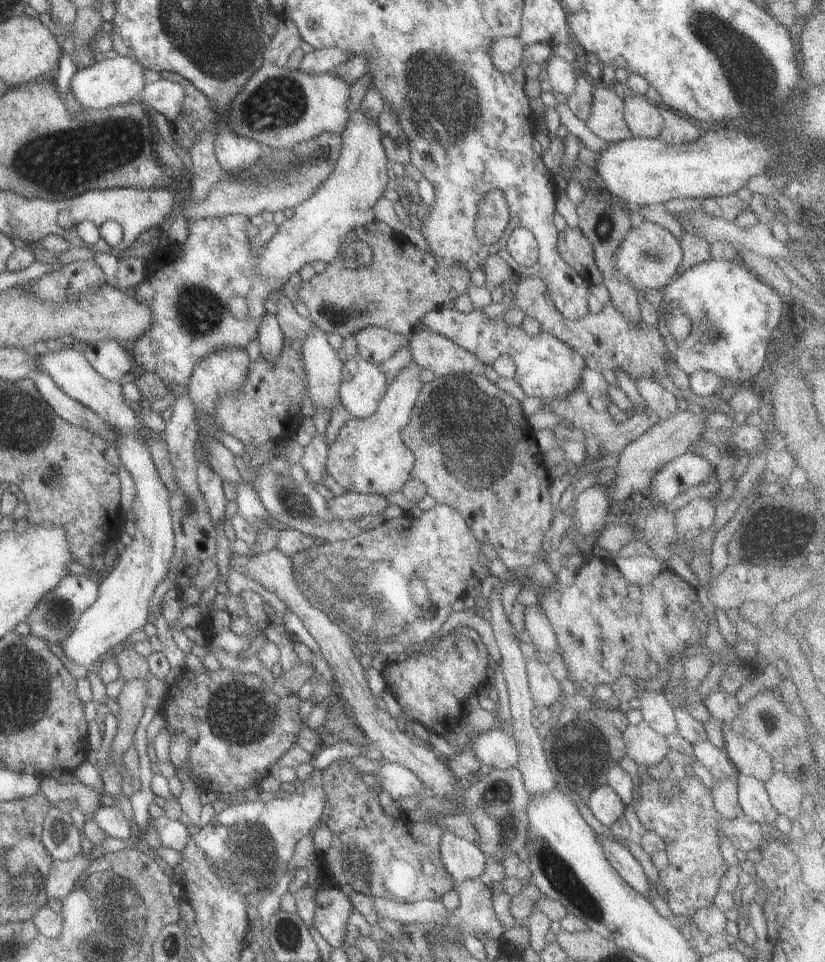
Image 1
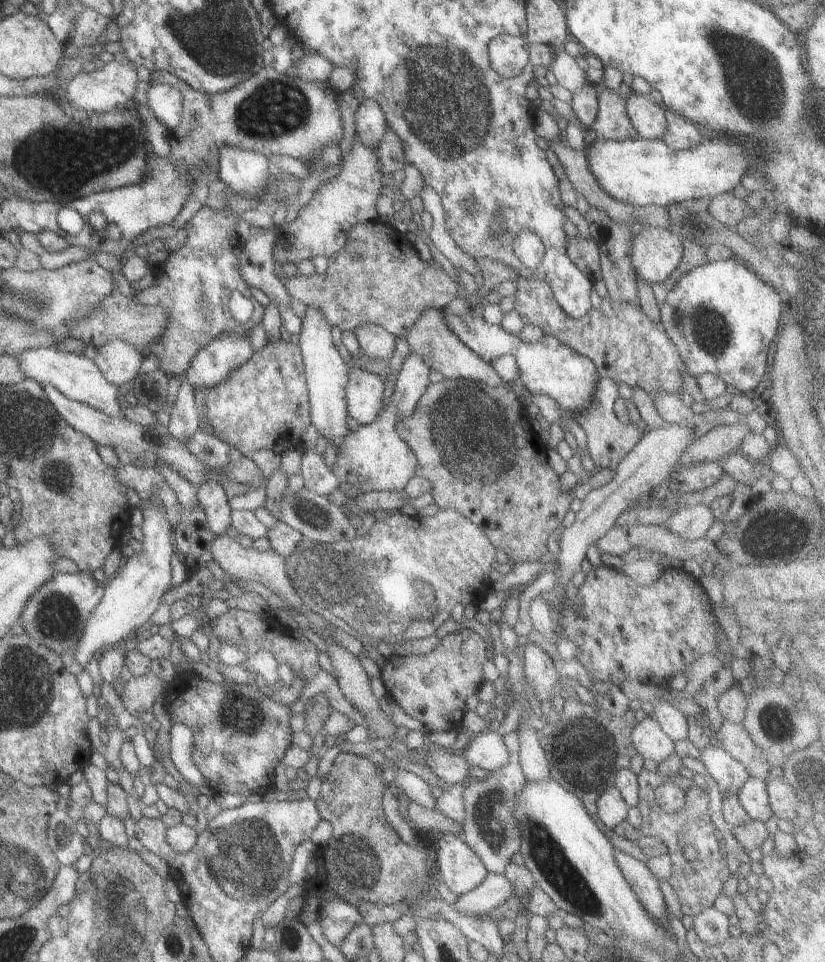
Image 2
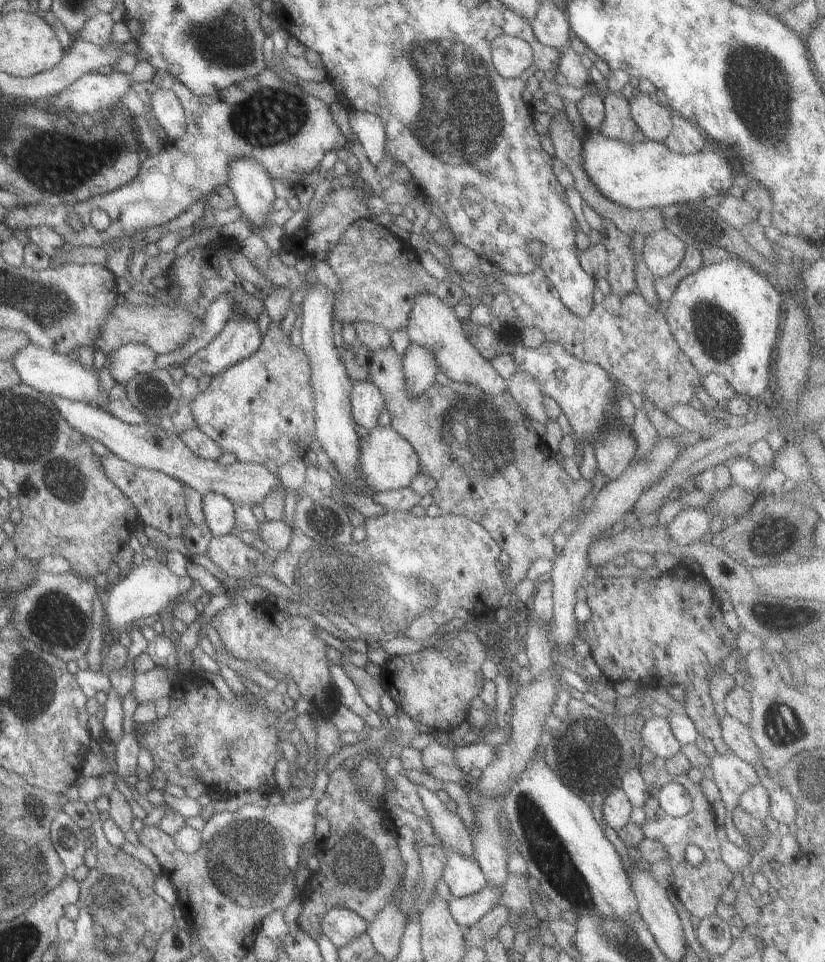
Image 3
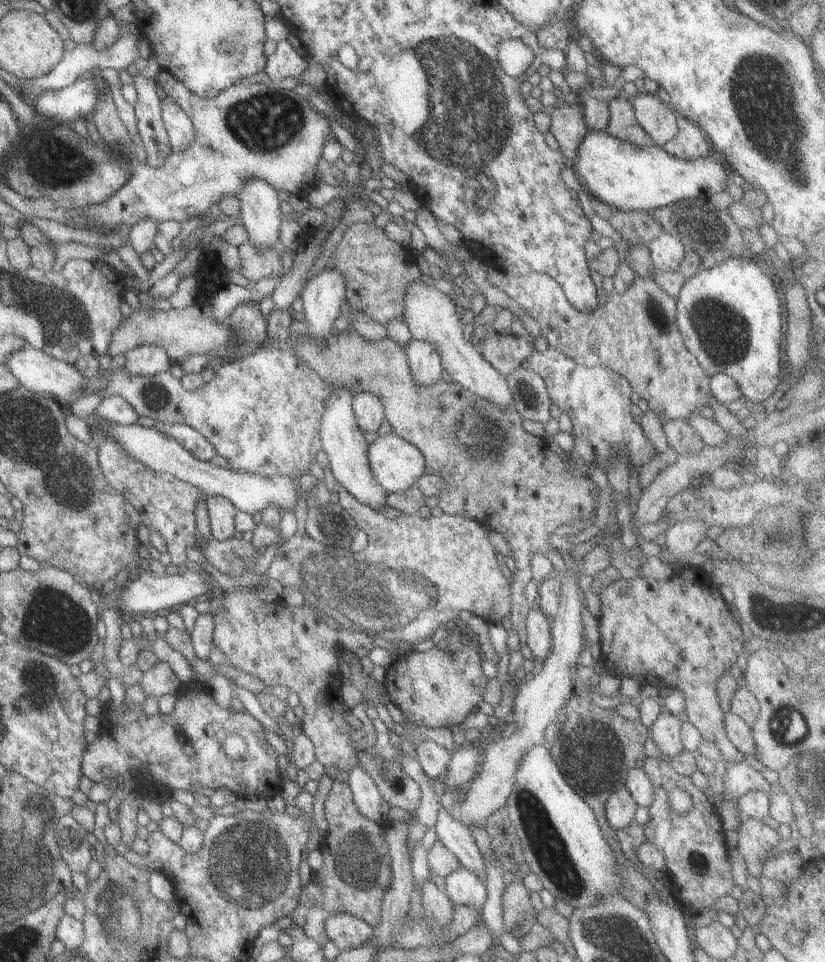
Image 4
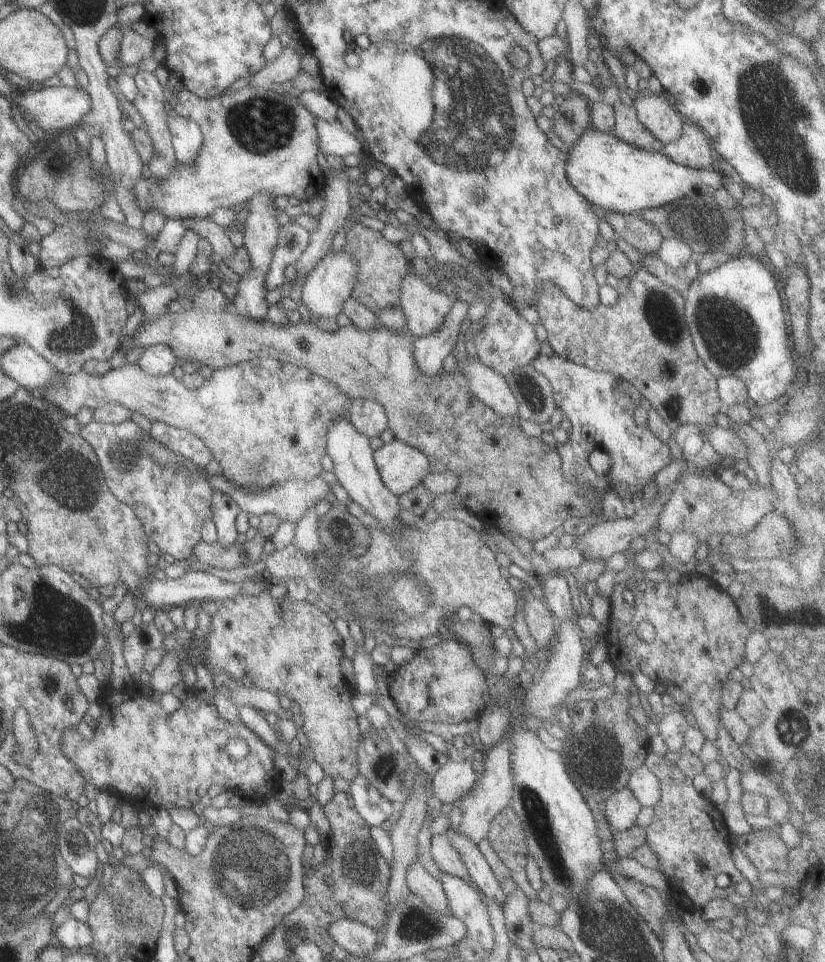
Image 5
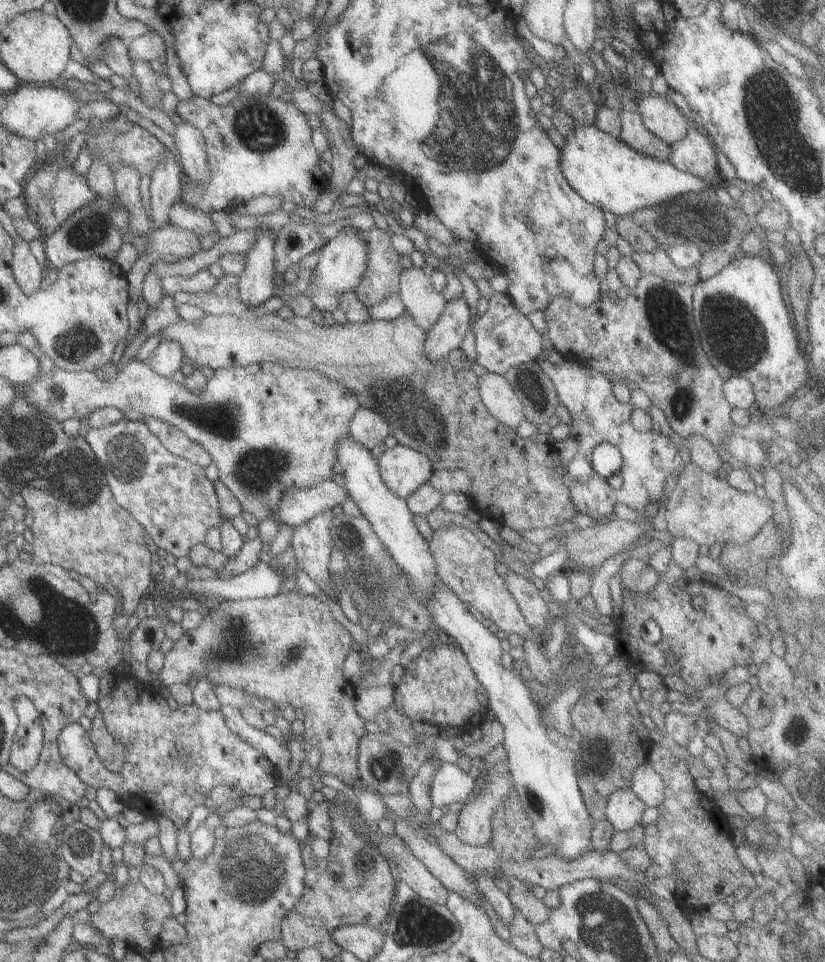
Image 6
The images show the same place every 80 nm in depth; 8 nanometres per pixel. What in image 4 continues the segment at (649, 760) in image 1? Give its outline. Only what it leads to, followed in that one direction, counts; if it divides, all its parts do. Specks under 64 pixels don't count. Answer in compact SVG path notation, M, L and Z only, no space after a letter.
M660 713L647 728L647 738L650 738L658 749L660 757L673 757L682 751L682 744L679 738L678 716Z

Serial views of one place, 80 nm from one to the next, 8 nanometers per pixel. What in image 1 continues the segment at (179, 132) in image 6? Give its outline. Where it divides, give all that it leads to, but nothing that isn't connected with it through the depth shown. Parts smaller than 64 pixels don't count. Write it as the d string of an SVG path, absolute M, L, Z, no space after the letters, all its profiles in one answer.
M165 78L145 83L139 92L140 102L144 103L150 112L159 112L166 121L173 120L179 114L184 98L183 86Z

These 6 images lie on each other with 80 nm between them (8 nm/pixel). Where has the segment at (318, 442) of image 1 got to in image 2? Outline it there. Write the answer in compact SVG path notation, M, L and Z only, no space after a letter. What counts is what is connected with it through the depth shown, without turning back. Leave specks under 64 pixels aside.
M309 447L301 454L300 476L302 487L319 495L327 495L337 490L340 483L324 463L324 458L314 447Z

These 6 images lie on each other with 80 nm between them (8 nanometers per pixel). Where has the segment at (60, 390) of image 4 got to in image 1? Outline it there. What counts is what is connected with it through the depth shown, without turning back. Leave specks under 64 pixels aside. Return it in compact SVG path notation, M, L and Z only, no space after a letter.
M70 348L37 355L35 369L49 374L65 396L95 412L107 424L107 428L115 432L115 440L108 442L108 446L115 449L119 464L127 470L134 484L135 494L130 508L134 521L128 530L132 541L116 555L112 567L99 577L95 602L77 616L65 638L59 640L59 647L68 661L87 667L96 663L109 648L124 645L131 632L141 630L146 624L149 598L155 586L166 578L167 566L174 550L168 491L155 471L147 446L139 433L140 425L135 413L124 403L122 388L117 381L102 378L81 353Z

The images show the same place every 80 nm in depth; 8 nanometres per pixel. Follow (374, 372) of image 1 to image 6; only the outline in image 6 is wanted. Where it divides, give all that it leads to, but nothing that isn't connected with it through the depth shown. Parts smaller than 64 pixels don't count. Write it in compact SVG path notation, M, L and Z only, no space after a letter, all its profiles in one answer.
M360 406L351 417L347 434L353 441L370 451L373 446L383 442L389 435L389 429L379 414Z

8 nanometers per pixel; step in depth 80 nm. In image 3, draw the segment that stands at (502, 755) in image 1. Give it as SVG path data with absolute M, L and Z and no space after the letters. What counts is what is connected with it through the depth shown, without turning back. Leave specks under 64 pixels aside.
M482 733L480 738L476 742L466 744L465 746L460 744L454 746L453 760L455 760L455 766L466 774L466 782L469 781L467 772L472 769L483 769L491 760L493 760L493 754L499 750L499 746L492 746L487 741L484 742Z

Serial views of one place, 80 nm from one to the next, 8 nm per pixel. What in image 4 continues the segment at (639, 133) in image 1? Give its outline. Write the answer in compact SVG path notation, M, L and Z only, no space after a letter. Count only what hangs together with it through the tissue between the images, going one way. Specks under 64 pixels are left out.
M637 92L629 99L636 123L651 137L655 145L662 147L677 134L674 110L657 94Z

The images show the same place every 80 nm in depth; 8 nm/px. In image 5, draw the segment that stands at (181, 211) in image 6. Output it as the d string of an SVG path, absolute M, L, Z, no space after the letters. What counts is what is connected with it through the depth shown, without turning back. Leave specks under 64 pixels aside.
M187 217L181 219L181 222L185 229L191 229L201 238L205 238L211 245L212 252L220 256L223 262L224 258L235 250L223 228L211 221L209 217Z

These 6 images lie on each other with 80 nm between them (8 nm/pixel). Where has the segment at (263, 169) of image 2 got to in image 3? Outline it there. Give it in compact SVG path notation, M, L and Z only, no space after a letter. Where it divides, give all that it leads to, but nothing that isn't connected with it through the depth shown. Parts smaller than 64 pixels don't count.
M247 157L233 159L227 168L225 185L231 190L236 207L249 226L255 230L269 226L265 216L272 212L275 196L269 176L258 161Z

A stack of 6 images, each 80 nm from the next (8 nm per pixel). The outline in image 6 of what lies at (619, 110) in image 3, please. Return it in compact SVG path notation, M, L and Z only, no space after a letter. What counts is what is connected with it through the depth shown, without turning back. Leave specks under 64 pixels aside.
M621 110L618 139L645 156L668 162L668 144L652 135L637 112Z

